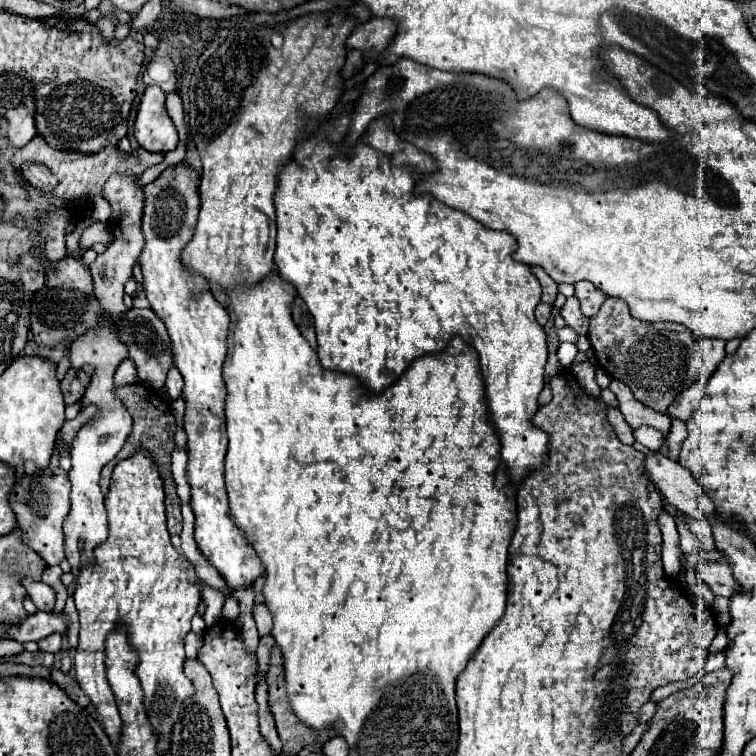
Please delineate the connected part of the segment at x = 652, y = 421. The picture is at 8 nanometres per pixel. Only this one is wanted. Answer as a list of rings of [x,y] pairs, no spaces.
[[[612,379],[608,389],[618,397],[620,411],[632,429],[638,429],[640,425],[650,425],[650,427],[658,429],[660,433],[664,433],[664,439],[668,437],[668,433],[670,433],[670,417],[668,415],[658,413],[658,411],[642,405],[640,401],[634,401],[634,395],[630,393],[630,389],[618,379]]]

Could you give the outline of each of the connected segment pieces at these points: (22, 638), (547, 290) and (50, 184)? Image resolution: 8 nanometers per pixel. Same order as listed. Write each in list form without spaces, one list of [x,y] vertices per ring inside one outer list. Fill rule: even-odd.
[[[36,611],[34,615],[26,617],[22,623],[10,625],[4,637],[14,639],[18,643],[28,643],[28,641],[40,641],[52,633],[66,633],[64,615]]]
[[[532,267],[532,273],[538,277],[538,281],[542,285],[542,301],[552,305],[556,295],[558,295],[558,285],[550,279],[550,275],[542,267]]]
[[[24,163],[22,165],[22,175],[42,193],[52,193],[58,185],[58,179],[50,173],[50,169],[46,169],[46,165],[42,163]]]

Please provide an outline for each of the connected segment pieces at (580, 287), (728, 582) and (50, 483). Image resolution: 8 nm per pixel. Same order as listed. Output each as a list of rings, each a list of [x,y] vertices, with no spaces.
[[[580,281],[574,287],[576,287],[576,297],[580,299],[580,305],[582,305],[582,313],[586,317],[594,317],[602,307],[602,303],[606,301],[606,295],[598,291],[590,281]]]
[[[710,563],[710,565],[702,567],[700,577],[708,583],[708,587],[714,591],[714,595],[732,597],[740,591],[740,585],[736,583],[736,579],[730,573],[726,563]]]
[[[22,475],[20,483],[10,491],[10,507],[16,513],[22,541],[36,551],[48,566],[60,565],[64,559],[62,523],[70,511],[70,481],[66,475]]]

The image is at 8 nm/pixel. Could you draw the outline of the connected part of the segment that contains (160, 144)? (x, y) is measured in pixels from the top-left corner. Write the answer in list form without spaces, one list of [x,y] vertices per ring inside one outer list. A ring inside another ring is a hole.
[[[152,85],[146,87],[140,99],[134,137],[146,151],[168,153],[178,145],[178,133],[174,137],[174,123],[164,107],[164,97],[166,93],[158,85]]]

